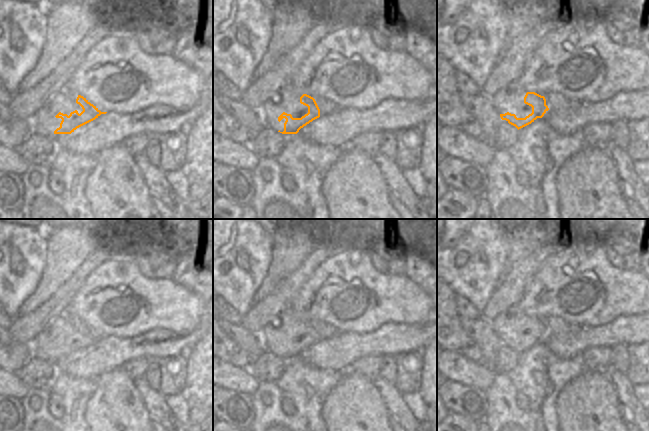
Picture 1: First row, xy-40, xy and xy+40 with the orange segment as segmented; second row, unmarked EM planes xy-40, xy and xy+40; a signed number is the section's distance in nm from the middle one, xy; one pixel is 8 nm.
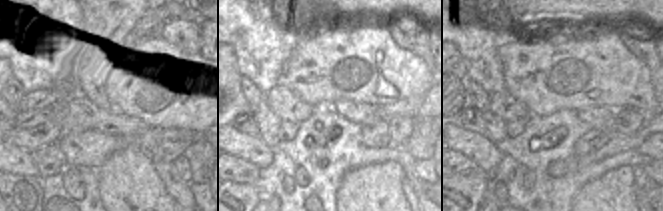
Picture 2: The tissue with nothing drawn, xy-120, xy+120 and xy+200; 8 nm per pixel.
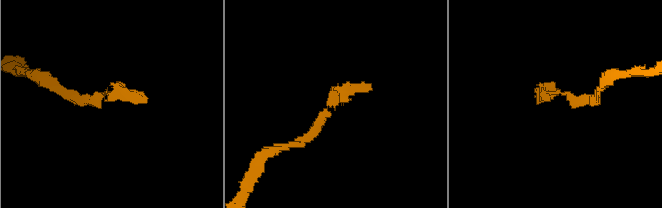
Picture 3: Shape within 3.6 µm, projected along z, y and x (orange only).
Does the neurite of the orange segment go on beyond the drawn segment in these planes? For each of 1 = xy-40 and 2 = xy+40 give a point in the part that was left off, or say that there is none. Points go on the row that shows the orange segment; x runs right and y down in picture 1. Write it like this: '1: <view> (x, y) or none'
1: none
2: none

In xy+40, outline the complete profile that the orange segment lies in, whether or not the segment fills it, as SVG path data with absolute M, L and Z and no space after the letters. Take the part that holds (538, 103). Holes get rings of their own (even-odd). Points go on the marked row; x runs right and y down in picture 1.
M527 92L524 97L524 103L532 107L532 113L525 118L517 118L515 114L509 112L500 114L502 120L506 120L509 124L515 126L518 130L531 124L537 118L542 118L549 110L546 105L546 99L535 92Z

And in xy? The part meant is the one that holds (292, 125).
M307 94L300 97L300 103L308 107L308 113L301 118L293 118L291 114L283 112L279 117L280 122L283 118L286 119L284 123L284 131L282 134L297 134L301 128L320 117L320 109L315 99Z

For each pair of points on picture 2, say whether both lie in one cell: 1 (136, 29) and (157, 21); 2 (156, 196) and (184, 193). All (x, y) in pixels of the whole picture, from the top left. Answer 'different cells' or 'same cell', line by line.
1: same cell
2: different cells

